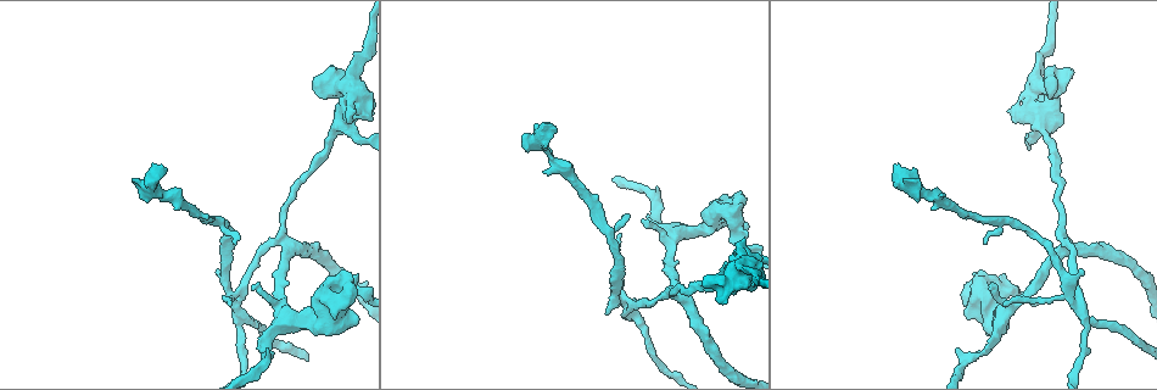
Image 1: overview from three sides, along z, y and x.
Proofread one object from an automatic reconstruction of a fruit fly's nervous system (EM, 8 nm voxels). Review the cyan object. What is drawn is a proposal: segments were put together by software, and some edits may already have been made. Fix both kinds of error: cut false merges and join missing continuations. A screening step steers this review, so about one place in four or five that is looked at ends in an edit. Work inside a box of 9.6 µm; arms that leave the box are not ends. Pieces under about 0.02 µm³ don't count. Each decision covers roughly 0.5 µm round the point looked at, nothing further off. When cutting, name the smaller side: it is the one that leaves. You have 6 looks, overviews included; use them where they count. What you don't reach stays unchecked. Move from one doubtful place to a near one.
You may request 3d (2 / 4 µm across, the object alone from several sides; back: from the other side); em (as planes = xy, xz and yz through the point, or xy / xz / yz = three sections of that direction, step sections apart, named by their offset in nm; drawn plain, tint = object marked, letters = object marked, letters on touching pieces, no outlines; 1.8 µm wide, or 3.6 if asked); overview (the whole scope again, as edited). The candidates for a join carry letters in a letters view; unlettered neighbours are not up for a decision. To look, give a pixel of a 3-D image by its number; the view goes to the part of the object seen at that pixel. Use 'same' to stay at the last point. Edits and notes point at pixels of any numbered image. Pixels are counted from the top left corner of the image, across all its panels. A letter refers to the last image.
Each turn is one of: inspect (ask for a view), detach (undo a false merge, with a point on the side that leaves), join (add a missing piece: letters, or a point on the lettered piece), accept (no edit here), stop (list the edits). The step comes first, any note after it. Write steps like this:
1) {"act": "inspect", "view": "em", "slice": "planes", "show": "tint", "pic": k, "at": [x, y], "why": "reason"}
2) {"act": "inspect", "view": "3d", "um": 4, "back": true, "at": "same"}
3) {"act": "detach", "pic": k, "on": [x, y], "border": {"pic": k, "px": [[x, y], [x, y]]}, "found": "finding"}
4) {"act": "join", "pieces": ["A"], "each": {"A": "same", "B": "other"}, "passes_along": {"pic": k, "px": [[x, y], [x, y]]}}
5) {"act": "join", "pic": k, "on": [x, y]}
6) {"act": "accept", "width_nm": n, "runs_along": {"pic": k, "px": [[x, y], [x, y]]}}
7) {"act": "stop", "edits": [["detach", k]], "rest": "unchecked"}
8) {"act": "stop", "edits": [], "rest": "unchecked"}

{"act": "inspect", "view": "em", "slice": "yz", "step": 16, "show": "tint", "pic": 1, "at": [1053, 100], "why": "closes a loop"}

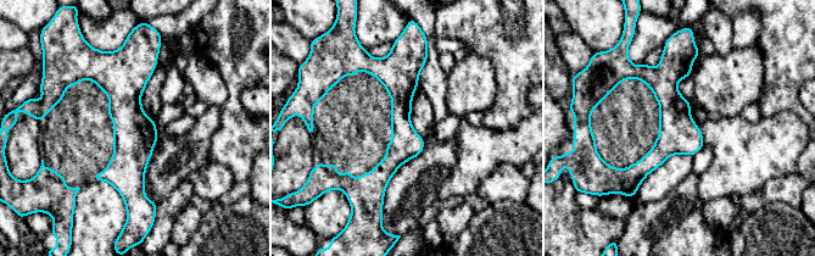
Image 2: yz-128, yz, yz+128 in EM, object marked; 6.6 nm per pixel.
{"act": "inspect", "view": "em", "slice": "planes", "show": "letters", "at": "same"}

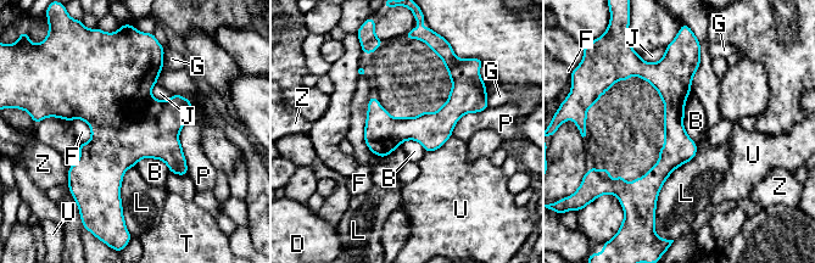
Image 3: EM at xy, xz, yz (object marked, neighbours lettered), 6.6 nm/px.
{"act": "accept", "width_nm": 220, "each": {"B": "other", "D": "other", "F": "other", "G": "other", "J": "other", "L": "other", "P": "other", "T": "other", "U": "other", "Z": "other"}, "found": "continuous, no second neuron"}

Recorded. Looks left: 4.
{"act": "inspect", "view": "3d", "um": 4, "pic": 1, "at": [1061, 233], "why": "four or more arms meet"}

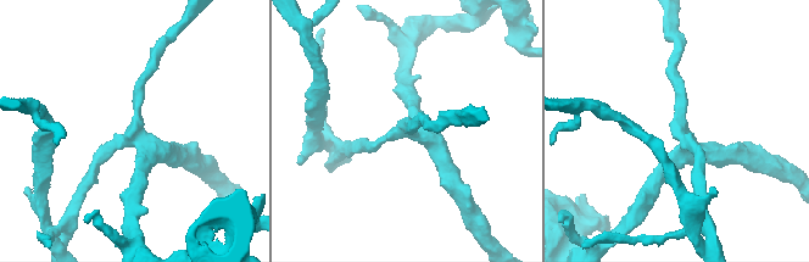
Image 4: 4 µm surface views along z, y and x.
{"act": "inspect", "view": "em", "um": 3.6, "slice": "planes", "show": "letters", "pic": 4, "at": [681, 120]}

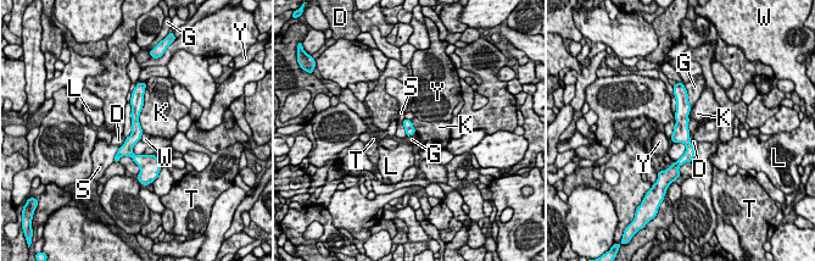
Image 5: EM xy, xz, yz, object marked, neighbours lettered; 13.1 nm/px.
{"act": "accept", "each": {"D": "other", "G": "other", "K": "other", "L": "other", "S": "other", "T": "other", "W": "other", "Y": "other"}, "arms": 4, "border": {"pic": 5, "px": [[145, 88], [139, 116], [141, 132]]}, "found": "all the same neuron"}

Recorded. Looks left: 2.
{"act": "inspect", "view": "em", "slice": "planes", "show": "letters", "pic": 1, "at": [166, 170], "why": "long arm stops here"}

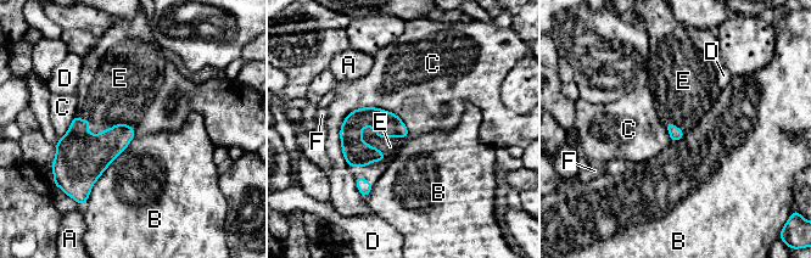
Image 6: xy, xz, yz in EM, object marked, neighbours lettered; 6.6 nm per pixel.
{"act": "join", "pieces": ["E"], "each": {"A": "other", "B": "other", "C": "other", "D": "other", "E": "same", "F": "other"}, "passes_along": {"pic": 6, "px": [[386, 124], [361, 141], [390, 146]]}, "found": "the neuron continues"}

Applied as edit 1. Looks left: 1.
{"act": "stop", "edits": [["join", 6]], "rest": "unchecked"}

